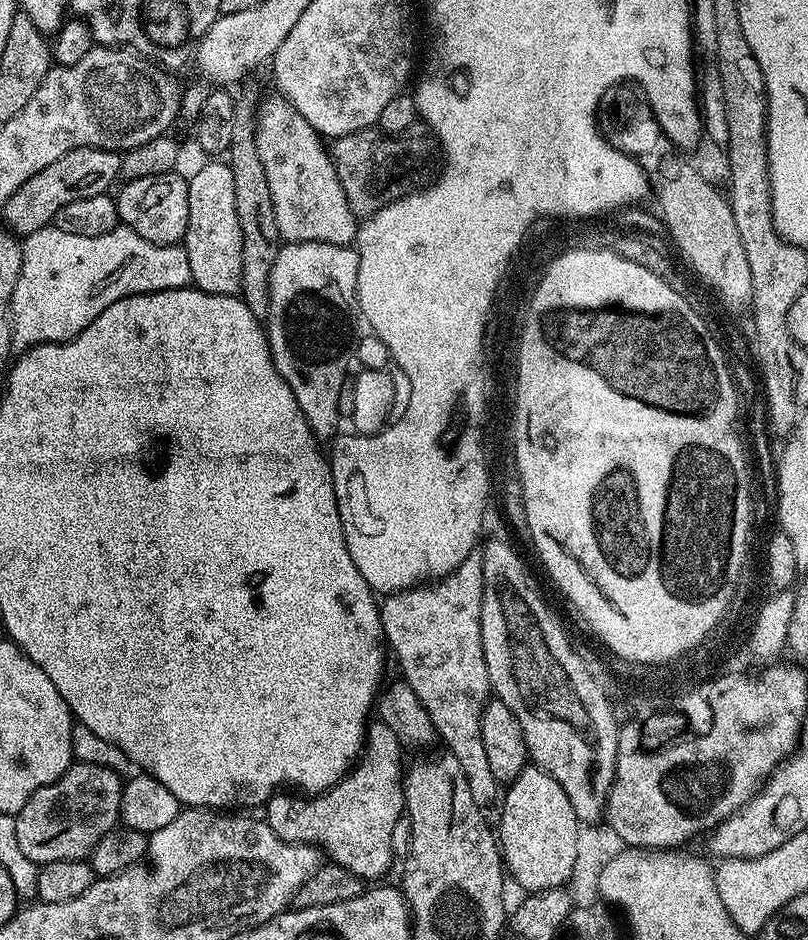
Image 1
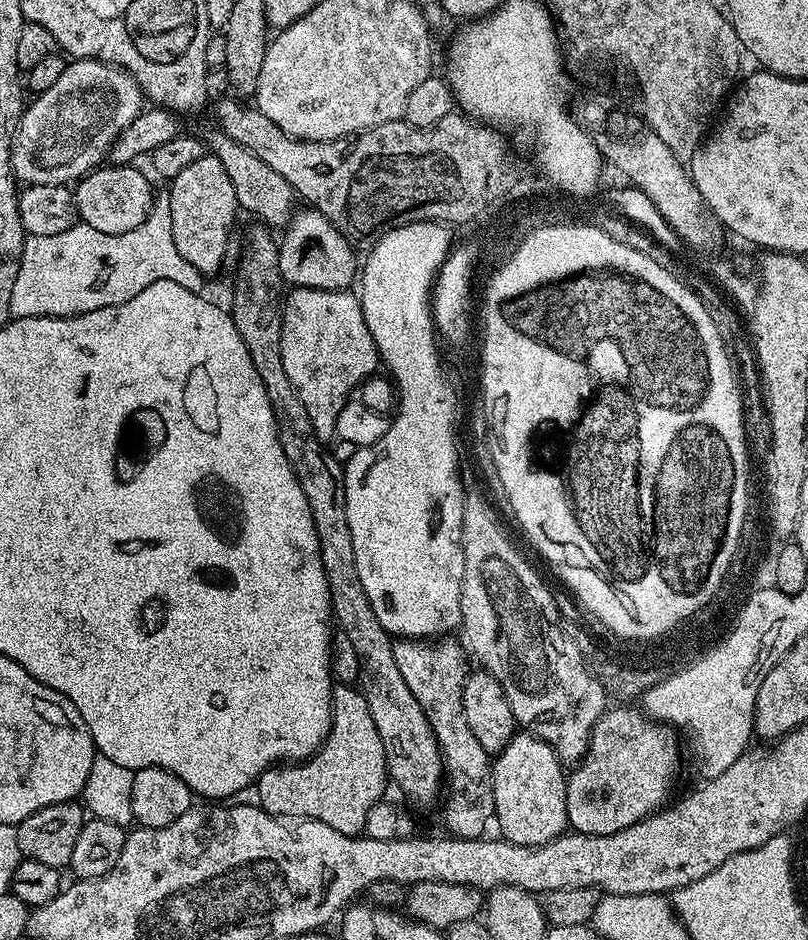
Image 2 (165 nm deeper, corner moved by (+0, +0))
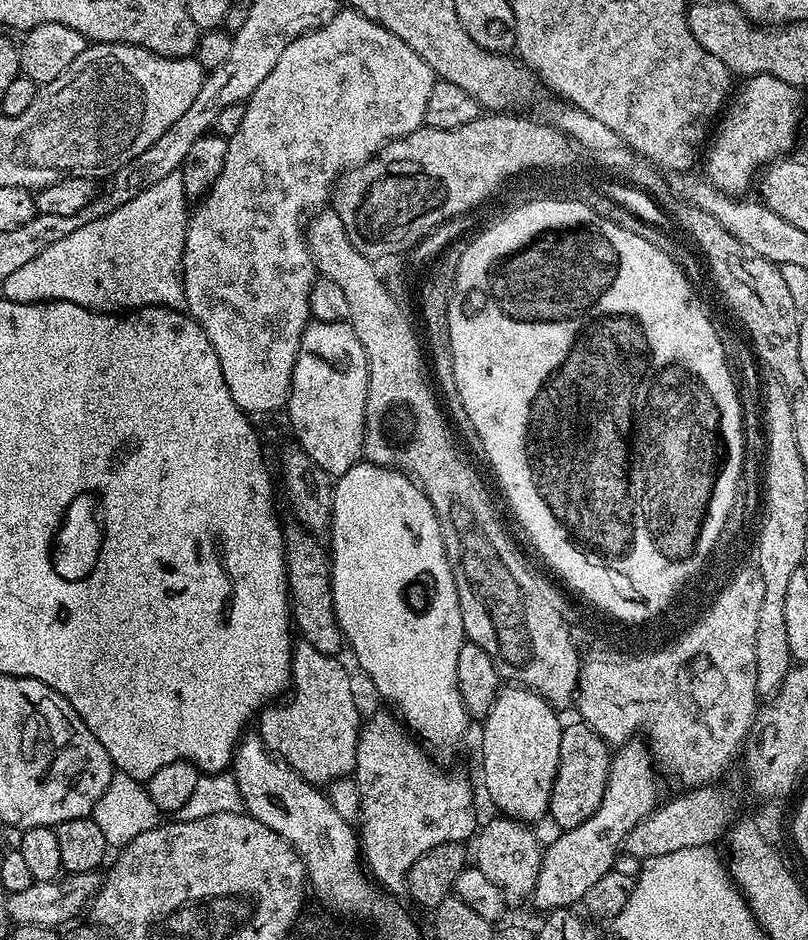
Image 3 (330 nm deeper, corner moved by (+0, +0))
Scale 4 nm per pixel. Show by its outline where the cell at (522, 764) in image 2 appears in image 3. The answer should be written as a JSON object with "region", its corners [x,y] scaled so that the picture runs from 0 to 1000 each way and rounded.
{"region":[[[624,730],[614,739],[611,751],[597,766],[594,804],[599,807],[599,838],[610,857],[619,863],[615,865],[645,874],[660,874],[678,868],[678,854],[691,823],[696,794],[696,766],[688,762],[692,762],[689,754],[655,732]]]}

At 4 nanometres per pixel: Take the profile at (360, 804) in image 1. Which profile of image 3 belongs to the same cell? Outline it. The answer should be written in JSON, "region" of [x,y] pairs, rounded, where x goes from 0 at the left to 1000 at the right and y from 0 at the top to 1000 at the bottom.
{"region":[[[371,683],[361,691],[361,726],[354,743],[337,747],[321,759],[319,781],[333,800],[344,802],[376,830],[405,836],[441,819],[448,761],[441,750],[436,719],[421,700],[399,696]]]}

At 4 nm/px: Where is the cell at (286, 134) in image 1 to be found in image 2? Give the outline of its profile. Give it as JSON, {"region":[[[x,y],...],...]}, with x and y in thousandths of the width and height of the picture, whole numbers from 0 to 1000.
{"region":[[[390,223],[368,224],[356,235],[345,252],[347,269],[344,287],[353,303],[361,306],[392,306],[394,309],[434,307],[443,298],[443,277],[438,262],[417,245],[397,226]]]}

